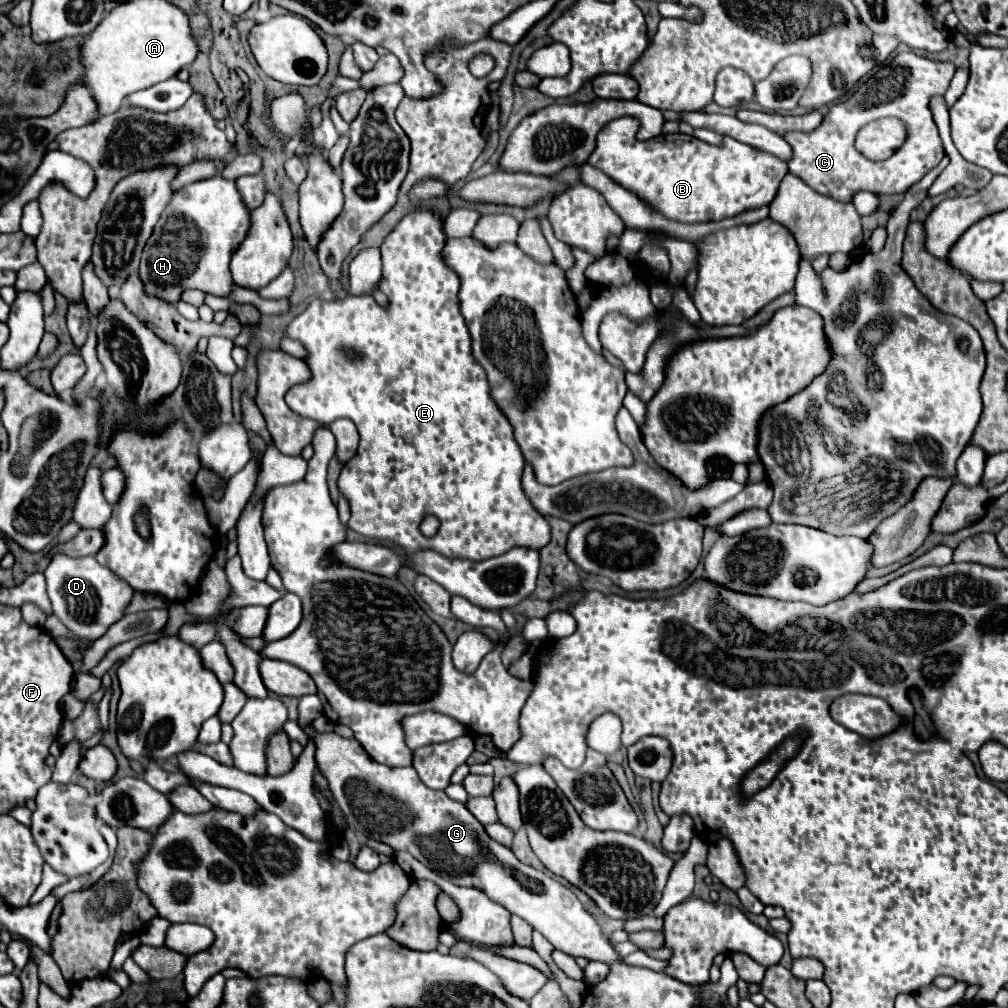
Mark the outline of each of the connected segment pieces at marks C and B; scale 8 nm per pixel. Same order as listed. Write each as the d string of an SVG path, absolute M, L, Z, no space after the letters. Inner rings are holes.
M912 52L898 54L866 84L862 84L850 100L830 106L822 124L814 132L790 132L784 136L794 150L790 172L802 178L816 192L844 202L850 202L852 194L858 190L868 190L874 194L906 192L934 166L938 166L944 156L944 146L932 118L930 100L946 92L954 72L956 68L948 62L934 62ZM884 116L896 116L902 120L906 124L908 138L890 158L880 162L868 160L854 146L856 134L868 122Z
M624 116L618 120L608 122L596 140L596 150L590 154L588 164L602 170L606 176L610 176L616 184L624 186L626 190L632 190L644 204L656 212L660 212L664 218L682 222L682 224L696 224L696 222L714 222L722 218L730 218L732 214L740 214L744 210L770 204L778 192L780 180L788 172L788 164L772 154L764 154L762 150L756 150L752 146L740 144L736 140L725 136L720 146L712 146L706 142L700 142L694 136L684 134L668 134L668 136L656 136L652 140L640 142L636 138L639 129L639 120L632 116Z

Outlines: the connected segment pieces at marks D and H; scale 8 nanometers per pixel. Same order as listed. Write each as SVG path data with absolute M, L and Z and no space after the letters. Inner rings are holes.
M56 556L46 568L44 576L46 576L48 598L52 602L54 616L72 634L72 638L56 640L56 644L60 646L60 650L64 650L66 656L82 652L84 642L92 646L100 636L104 636L114 622L124 618L128 602L132 602L136 594L136 590L124 578L120 578L106 566L100 566L94 556L84 556L84 558Z
M212 176L206 180L192 182L186 188L174 192L170 204L164 208L164 214L160 216L152 236L144 246L142 262L138 268L148 294L156 294L158 298L164 298L166 302L172 302L172 304L178 302L180 294L186 288L198 288L202 292L210 292L216 296L228 294L232 288L232 276L228 268L230 256L244 240L248 228L250 228L250 212L244 206L236 190L236 184L232 180L226 180L222 176Z

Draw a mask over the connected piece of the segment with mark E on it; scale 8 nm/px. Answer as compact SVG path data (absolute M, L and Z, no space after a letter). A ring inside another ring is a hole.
M410 212L408 216L402 218L402 222L388 234L384 244L380 246L382 250L382 278L378 282L378 288L390 298L390 308L380 308L370 294L362 296L352 296L348 294L342 300L314 300L300 316L296 316L288 328L286 336L292 340L298 340L304 344L308 356L304 358L306 366L310 368L310 378L302 384L296 384L288 390L286 394L286 404L300 416L318 420L318 422L328 422L328 420L338 420L338 418L348 418L356 424L358 434L360 434L360 446L358 454L344 464L340 476L338 476L338 490L340 494L348 500L350 504L350 520L348 528L372 538L372 540L386 540L396 546L400 546L408 556L414 556L420 550L434 550L438 554L444 554L446 558L460 558L460 560L488 560L500 554L506 554L514 546L524 546L527 548L542 549L550 541L550 526L544 520L544 516L536 514L534 506L528 502L526 494L522 492L520 478L522 478L522 468L524 460L520 454L520 448L512 436L512 426L504 418L504 414L496 408L494 400L490 398L488 392L488 382L486 382L486 372L480 368L480 364L472 358L470 352L470 334L464 324L464 318L460 314L458 306L458 276L442 262L440 250L446 242L446 236L442 232L442 220L434 212ZM424 516L436 516L440 520L440 528L436 536L426 538L420 532L420 522Z

